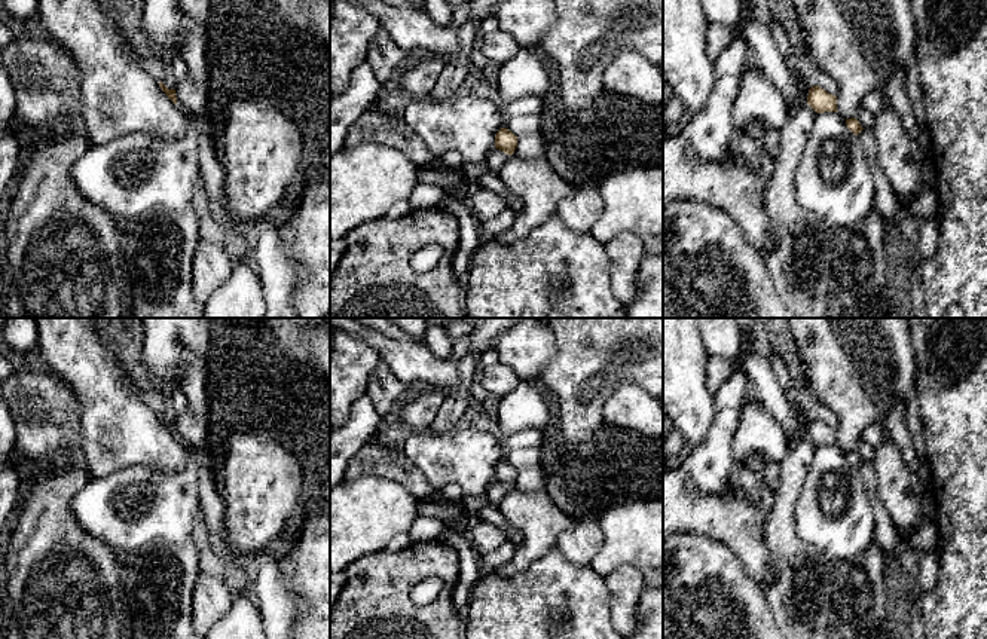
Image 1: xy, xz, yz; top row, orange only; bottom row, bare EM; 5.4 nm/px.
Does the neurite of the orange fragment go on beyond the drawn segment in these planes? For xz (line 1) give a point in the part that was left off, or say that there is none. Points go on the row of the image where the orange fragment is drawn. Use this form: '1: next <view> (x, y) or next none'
1: next none

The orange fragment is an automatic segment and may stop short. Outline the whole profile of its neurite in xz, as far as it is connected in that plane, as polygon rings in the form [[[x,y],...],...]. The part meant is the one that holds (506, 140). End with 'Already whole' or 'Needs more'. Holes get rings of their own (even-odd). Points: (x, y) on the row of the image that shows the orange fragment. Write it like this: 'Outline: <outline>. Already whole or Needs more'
Outline: [[[501,128],[495,135],[495,149],[513,155],[517,147],[517,137],[507,128]]]. Already whole

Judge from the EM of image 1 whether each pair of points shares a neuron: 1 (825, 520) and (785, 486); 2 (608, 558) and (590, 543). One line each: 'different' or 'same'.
1: different
2: different

